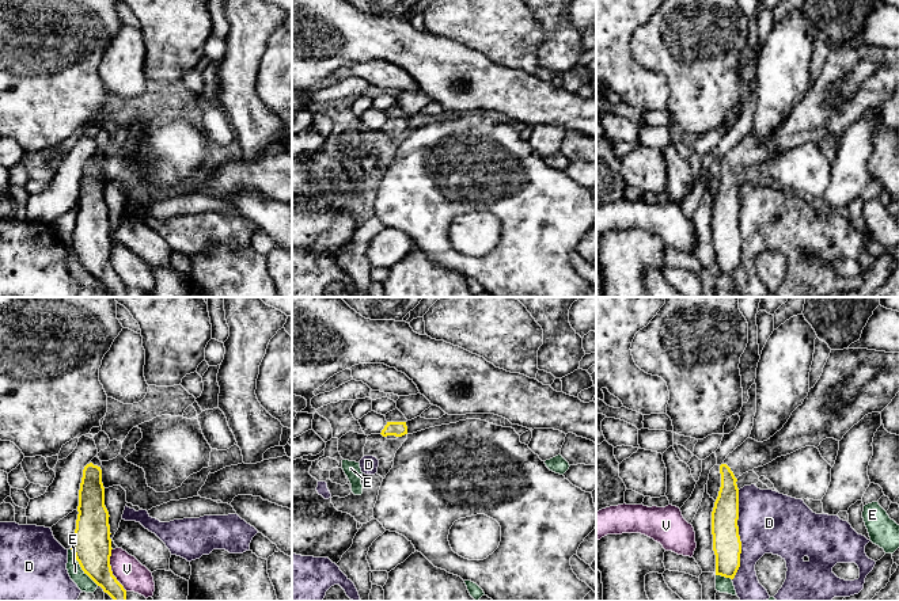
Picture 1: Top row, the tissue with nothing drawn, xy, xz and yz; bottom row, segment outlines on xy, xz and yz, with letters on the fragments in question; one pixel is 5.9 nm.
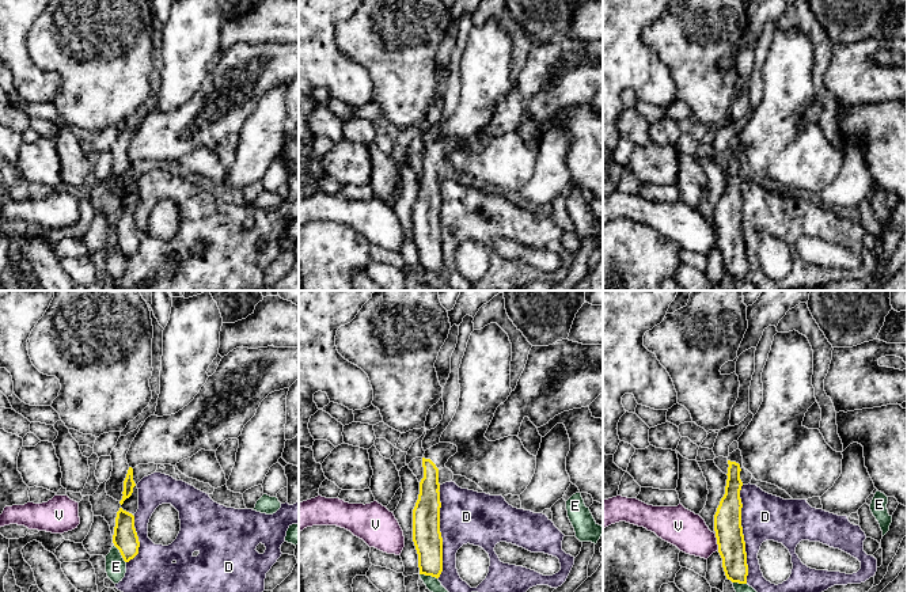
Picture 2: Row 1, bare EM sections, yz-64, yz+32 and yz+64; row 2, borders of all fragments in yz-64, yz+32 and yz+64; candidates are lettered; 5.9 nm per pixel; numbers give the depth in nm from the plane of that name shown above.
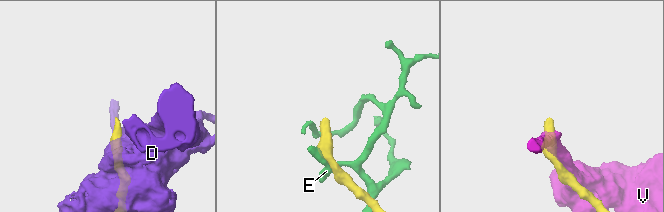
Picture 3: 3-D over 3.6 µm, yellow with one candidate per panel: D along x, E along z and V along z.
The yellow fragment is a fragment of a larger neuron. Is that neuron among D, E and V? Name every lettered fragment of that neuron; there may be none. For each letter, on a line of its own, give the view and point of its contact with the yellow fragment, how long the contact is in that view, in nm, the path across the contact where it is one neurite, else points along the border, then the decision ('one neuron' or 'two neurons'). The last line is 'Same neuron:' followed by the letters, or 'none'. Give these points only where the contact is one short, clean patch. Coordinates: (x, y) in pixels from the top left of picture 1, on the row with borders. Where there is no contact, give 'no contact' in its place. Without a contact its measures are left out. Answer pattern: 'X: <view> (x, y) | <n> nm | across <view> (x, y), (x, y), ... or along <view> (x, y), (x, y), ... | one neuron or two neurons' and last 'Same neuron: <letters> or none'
D: yz (738, 535) | 550 nm | two neurons
E: xy (80, 566) | 280 nm | along xy (71, 548), (79, 566), (98, 585) | two neurons
V: xy (110, 570) | 280 nm | two neurons
Same neuron: none

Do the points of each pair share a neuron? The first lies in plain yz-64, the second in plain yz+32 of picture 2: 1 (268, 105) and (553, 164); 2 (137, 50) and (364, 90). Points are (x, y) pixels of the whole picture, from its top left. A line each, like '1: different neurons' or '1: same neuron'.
1: same neuron
2: different neurons

